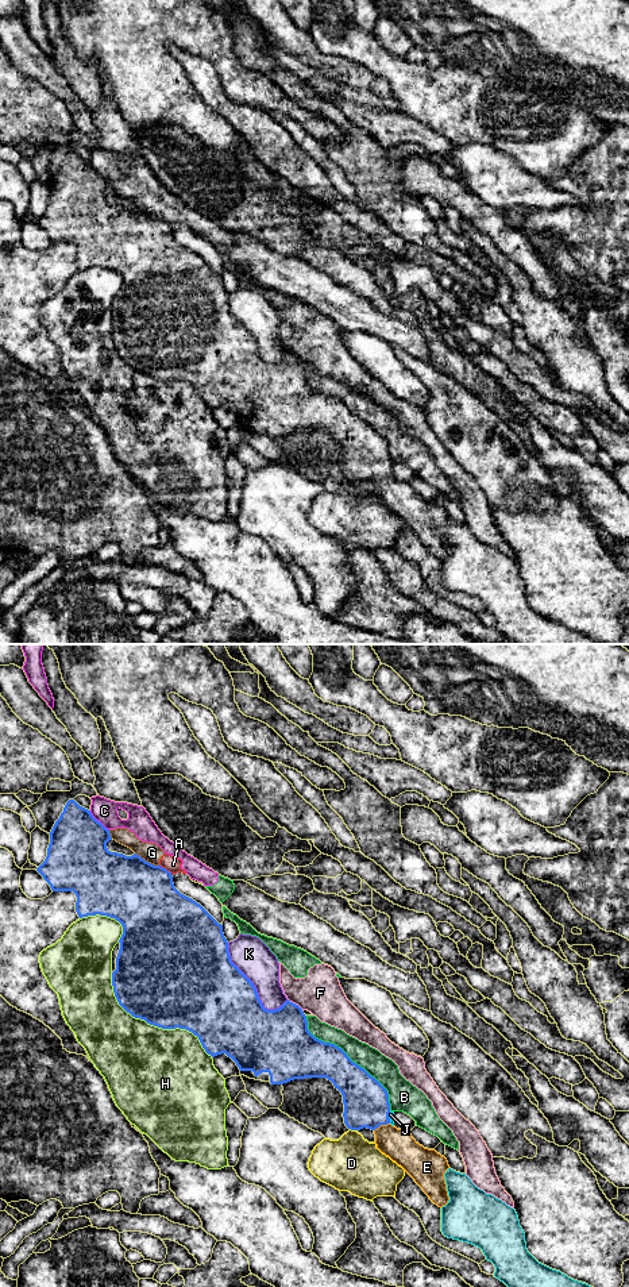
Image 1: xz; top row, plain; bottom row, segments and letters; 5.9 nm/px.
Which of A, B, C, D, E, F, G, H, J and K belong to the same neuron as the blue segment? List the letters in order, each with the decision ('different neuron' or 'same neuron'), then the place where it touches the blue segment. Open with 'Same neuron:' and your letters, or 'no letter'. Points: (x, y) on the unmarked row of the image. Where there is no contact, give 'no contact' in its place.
Same neuron: E
A: different neuron; meets blue in xz at (165, 220)
B: different neuron; meets blue in xz at (350, 411)
C: different neuron; meets blue in xz at (99, 173)
D: different neuron; meets blue in xz at (354, 481)
E: same neuron; meets blue in xz at (381, 476)
F: different neuron; meets blue in xz at (294, 355)
G: different neuron; meets blue in xz at (147, 214)
H: different neuron; meets blue in xz at (153, 376)
J: different neuron; meets blue in xz at (388, 469)
K: different neuron; meets blue in xz at (251, 334)

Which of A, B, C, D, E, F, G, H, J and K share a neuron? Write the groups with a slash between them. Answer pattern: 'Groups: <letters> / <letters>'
Groups: A B C G / D / E / F / H / J / K

